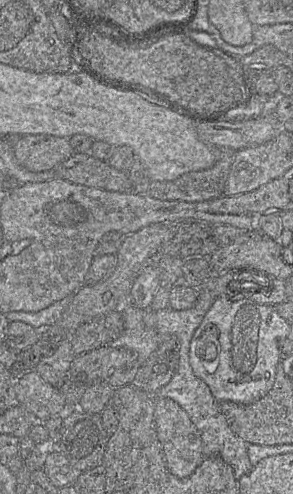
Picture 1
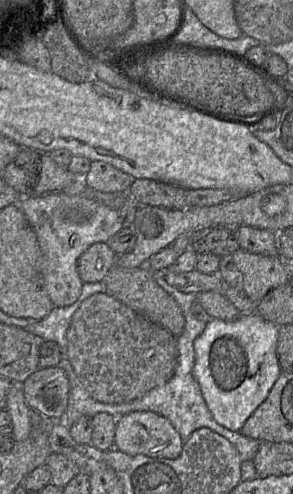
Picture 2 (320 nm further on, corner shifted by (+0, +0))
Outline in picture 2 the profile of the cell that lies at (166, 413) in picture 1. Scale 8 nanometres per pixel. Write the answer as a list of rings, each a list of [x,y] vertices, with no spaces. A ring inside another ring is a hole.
[[[134,411],[117,417],[114,448],[128,455],[175,459],[182,452],[179,433],[164,416]]]

